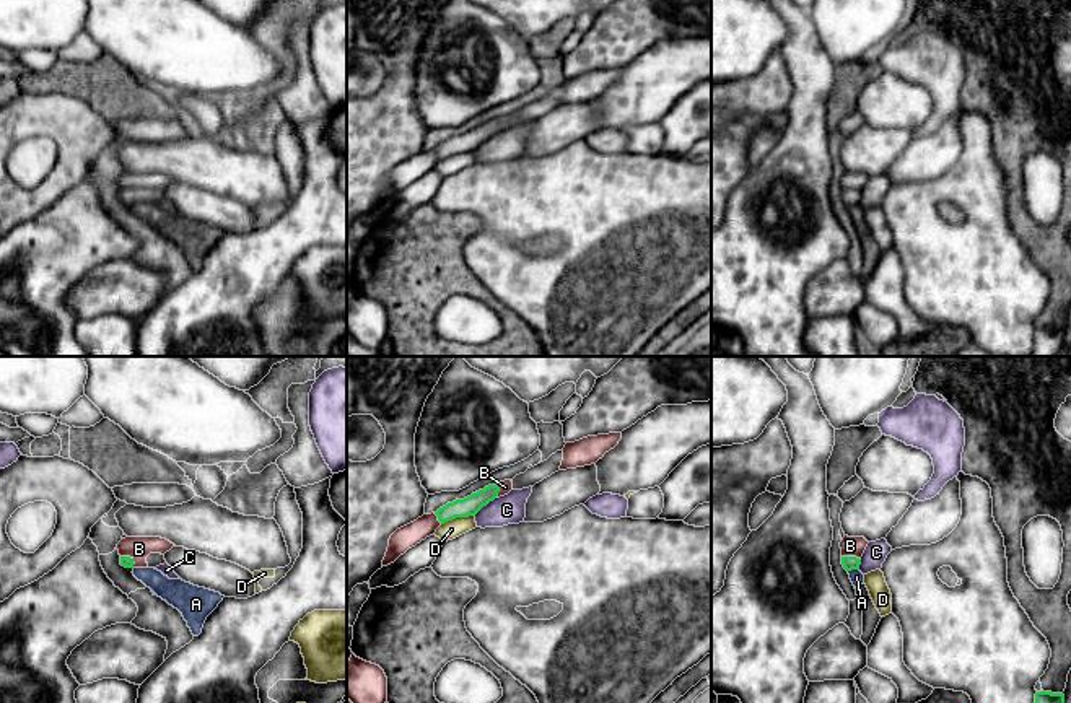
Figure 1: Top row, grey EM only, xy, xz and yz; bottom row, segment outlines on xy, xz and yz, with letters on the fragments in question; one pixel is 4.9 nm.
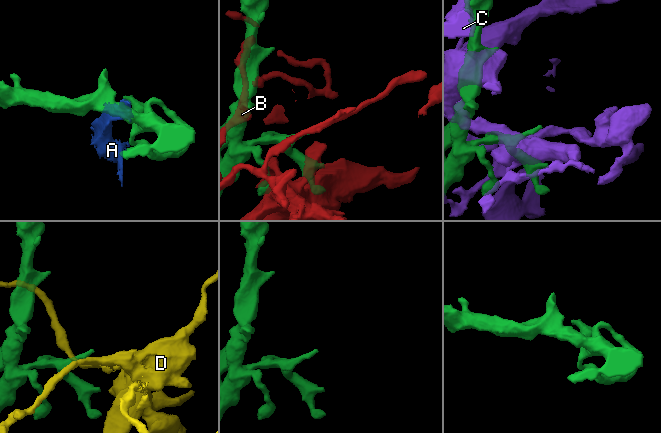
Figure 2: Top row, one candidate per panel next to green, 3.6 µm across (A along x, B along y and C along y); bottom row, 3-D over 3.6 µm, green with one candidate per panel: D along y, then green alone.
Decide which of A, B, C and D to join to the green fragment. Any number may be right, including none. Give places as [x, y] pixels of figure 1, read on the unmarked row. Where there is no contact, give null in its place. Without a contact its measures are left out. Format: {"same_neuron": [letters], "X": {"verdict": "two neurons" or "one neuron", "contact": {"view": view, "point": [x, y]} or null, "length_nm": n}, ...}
{"same_neuron": [], "A": {"verdict": "two neurons", "contact": {"view": "yz", "point": [853, 204]}, "length_nm": 60}, "B": {"verdict": "two neurons", "contact": {"view": "yz", "point": [852, 192]}, "length_nm": 100}, "C": {"verdict": "two neurons", "contact": {"view": "xz", "point": [484, 140]}, "length_nm": 140}, "D": {"verdict": "two neurons", "contact": {"view": "xz", "point": [458, 152]}, "length_nm": 180}}

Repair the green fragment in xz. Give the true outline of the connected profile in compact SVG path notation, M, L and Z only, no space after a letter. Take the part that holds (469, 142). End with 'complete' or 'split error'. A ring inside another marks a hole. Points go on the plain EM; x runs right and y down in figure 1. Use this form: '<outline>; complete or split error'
M496 119L488 120L483 125L479 125L477 129L472 129L464 135L448 138L446 142L439 143L435 150L438 151L438 156L441 159L452 156L456 153L475 151L483 142L487 142L498 132L498 127L500 122Z; complete

